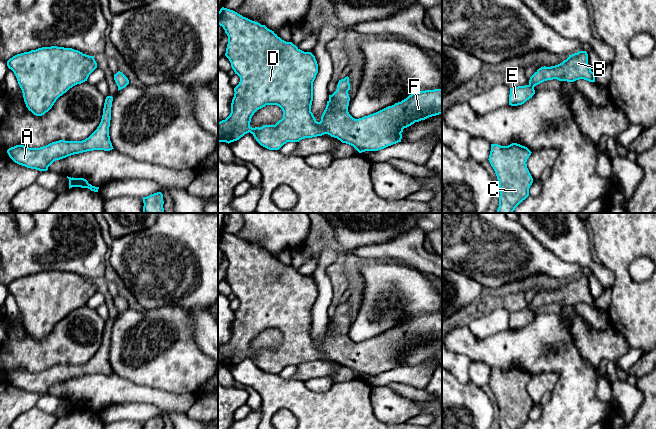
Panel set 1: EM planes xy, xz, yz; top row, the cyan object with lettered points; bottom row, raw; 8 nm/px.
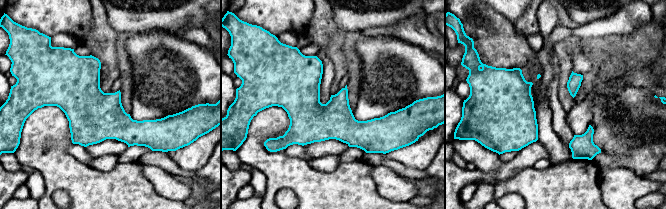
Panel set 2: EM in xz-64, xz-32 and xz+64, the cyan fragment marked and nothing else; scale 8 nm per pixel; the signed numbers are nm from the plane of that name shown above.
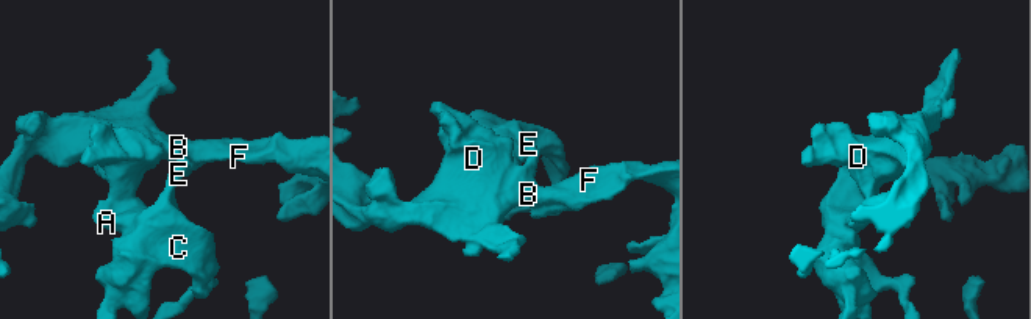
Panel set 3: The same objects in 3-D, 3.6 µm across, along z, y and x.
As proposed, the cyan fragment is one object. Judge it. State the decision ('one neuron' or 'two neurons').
one neuron

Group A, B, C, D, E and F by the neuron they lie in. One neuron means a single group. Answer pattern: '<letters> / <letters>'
A B C D E F

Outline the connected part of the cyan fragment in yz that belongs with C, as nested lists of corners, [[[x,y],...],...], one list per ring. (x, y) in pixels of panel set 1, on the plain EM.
[[[491,368],[489,386],[499,406],[499,429],[519,429],[529,420],[533,402],[527,392],[531,375],[520,368]]]

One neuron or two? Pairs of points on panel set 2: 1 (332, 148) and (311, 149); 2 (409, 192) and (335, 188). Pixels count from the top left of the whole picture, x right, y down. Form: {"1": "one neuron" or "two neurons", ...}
{"1": "one neuron", "2": "two neurons"}

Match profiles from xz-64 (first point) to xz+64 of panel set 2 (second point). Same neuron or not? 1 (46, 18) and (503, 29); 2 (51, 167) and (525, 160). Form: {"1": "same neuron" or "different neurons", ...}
{"1": "different neurons", "2": "different neurons"}

